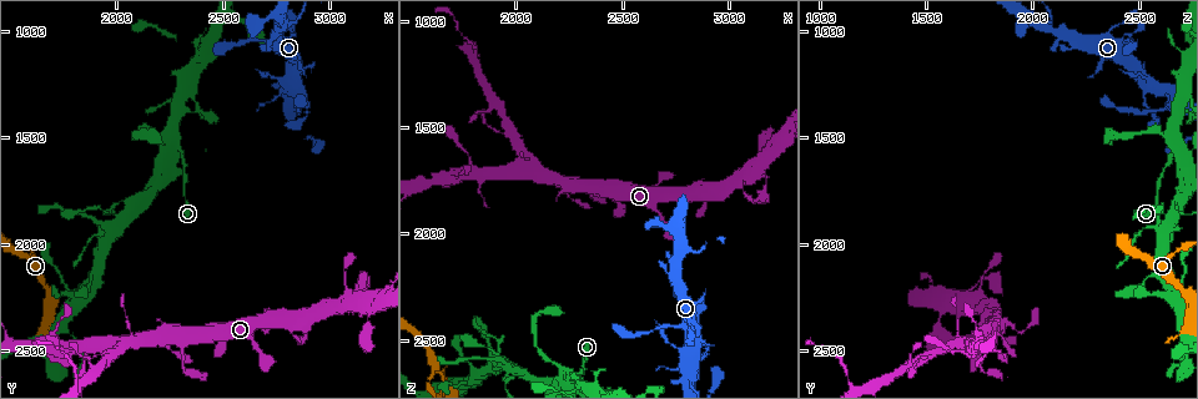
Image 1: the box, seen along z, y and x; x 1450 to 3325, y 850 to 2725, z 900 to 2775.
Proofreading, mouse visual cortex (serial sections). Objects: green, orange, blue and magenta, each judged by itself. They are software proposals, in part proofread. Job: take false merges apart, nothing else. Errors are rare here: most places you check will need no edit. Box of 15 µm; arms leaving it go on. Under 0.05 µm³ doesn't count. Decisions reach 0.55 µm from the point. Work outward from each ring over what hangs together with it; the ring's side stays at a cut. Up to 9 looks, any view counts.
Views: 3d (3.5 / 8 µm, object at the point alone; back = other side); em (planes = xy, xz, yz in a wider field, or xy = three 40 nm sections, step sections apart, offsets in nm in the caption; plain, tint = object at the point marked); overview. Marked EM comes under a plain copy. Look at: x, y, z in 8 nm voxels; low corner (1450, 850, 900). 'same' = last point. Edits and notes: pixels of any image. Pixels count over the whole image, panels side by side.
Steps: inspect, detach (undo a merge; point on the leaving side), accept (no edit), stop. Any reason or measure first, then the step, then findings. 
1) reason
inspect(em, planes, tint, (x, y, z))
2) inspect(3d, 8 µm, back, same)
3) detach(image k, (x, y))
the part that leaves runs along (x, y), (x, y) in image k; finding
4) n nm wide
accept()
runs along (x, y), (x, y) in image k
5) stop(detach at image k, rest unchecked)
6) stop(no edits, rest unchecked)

narrows sharply
inspect(3d, 3.5 µm, (2700, 2400, 1920))

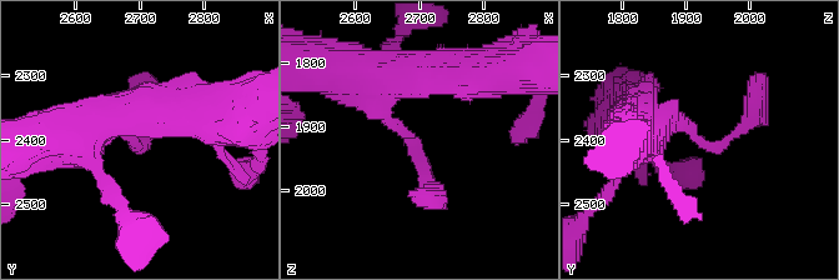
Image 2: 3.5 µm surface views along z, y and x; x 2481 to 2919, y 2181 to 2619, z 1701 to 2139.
accept()
runs along (366, 90), (416, 144), (431, 195) in image 2; all the same cell

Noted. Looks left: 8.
sharp bend
inspect(3d, 3.5 µm, (2300, 2570, 1760))

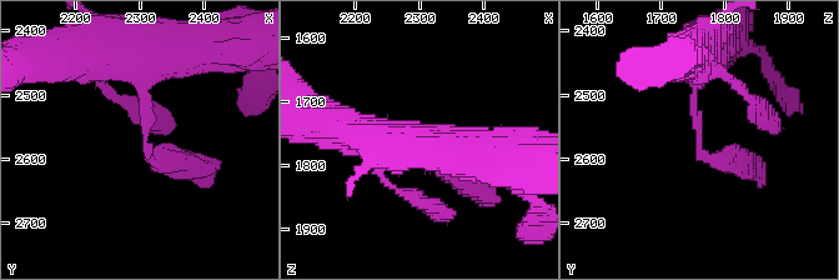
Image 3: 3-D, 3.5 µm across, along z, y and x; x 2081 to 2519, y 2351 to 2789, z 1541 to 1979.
arms of 300, 300 nm; now the EM
inspect(em, planes, tint, (2310, 2565, 1755))

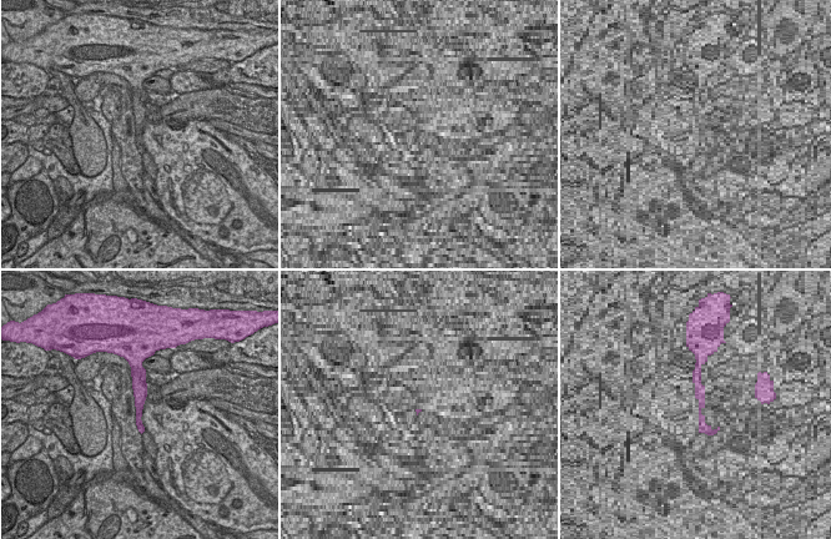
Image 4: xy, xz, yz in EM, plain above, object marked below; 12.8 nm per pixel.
accept()
runs along (146, 50), (146, 154), (192, 165) in image 3; one cell here

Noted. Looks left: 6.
thin arm on a thick one
inspect(em, planes, tint, (2230, 1540, 2700))

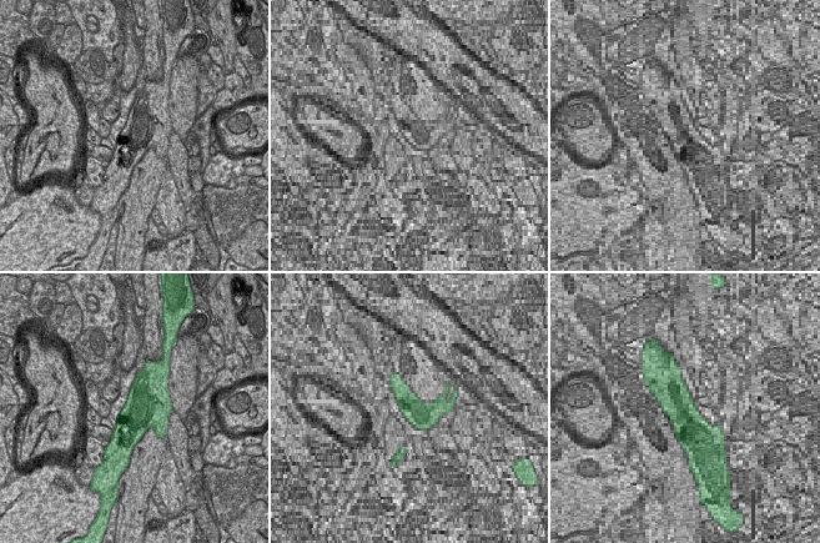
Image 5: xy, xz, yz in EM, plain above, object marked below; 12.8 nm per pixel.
inspect(3d, 3.5 µm, same)

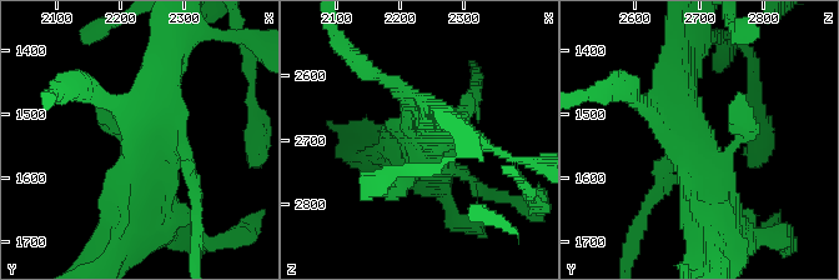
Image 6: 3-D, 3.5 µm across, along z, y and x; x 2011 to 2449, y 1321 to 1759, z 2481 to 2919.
600 nm wide
accept()
runs along (187, 173), (184, 149), (122, 145) in image 6; continuous, no second cell

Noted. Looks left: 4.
four-way junction
inspect(3d, 3.5 µm, (2850, 1320, 2660))

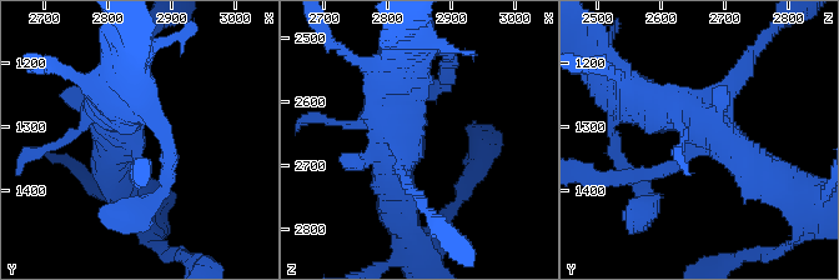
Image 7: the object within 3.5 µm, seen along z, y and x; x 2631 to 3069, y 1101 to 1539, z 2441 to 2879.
inspect(em, xy, step 1, tint, (2840, 1315, 2665))

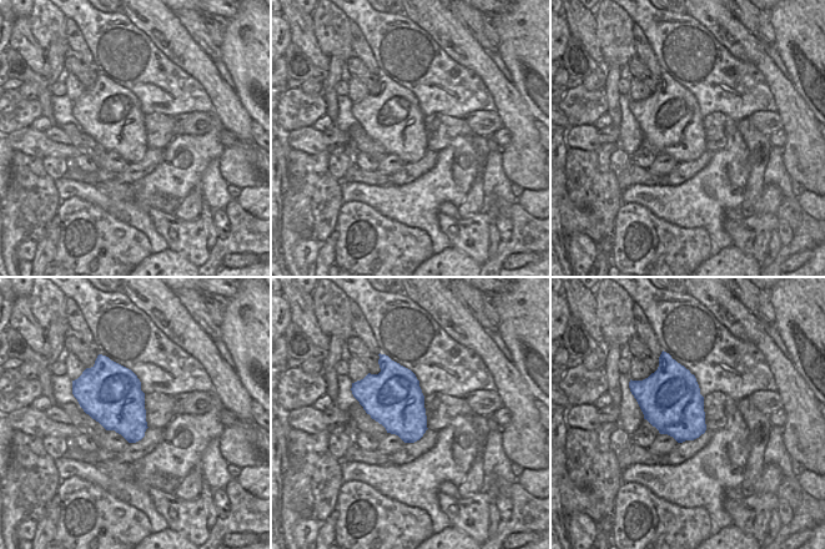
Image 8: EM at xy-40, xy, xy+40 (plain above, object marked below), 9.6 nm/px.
accept()
runs along (623, 94), (688, 114), (758, 171) in image 7; continuous, no second cell

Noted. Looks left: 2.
stop(no edits, rest unchecked)

